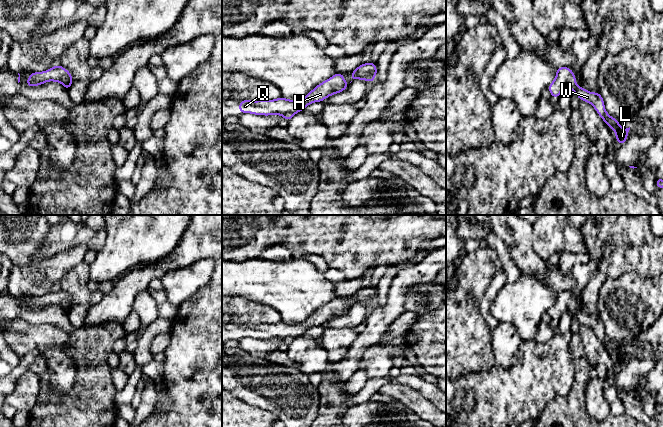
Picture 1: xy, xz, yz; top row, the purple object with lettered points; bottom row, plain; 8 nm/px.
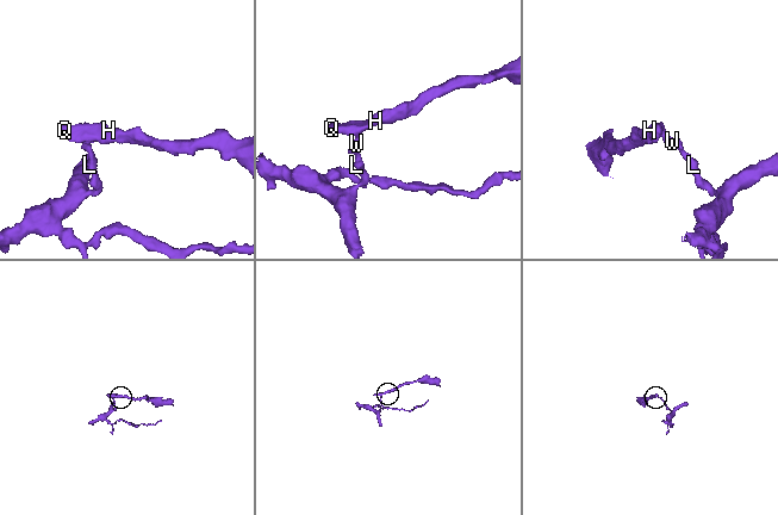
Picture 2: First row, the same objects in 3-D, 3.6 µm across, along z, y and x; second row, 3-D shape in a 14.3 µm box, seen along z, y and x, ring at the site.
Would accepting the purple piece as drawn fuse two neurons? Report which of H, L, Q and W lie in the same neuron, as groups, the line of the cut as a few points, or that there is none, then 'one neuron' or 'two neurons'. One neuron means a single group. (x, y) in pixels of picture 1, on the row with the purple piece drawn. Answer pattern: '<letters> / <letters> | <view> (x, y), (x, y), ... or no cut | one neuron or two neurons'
H Q / L W | xy (61, 80), (68, 79), (72, 82) | two neurons

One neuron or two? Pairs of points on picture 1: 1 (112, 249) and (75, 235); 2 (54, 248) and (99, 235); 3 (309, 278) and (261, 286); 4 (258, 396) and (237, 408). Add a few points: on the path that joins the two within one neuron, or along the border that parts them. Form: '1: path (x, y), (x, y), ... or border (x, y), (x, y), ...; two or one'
1: border (106, 228), (105, 243), (96, 253); two
2: path (65, 237), (88, 236); one
3: path (297, 285), (273, 285); one
4: border (232, 393), (243, 401), (268, 411); two

